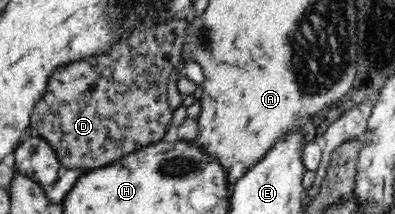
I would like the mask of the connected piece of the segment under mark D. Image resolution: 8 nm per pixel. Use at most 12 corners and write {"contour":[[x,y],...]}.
{"contour":[[187,22],[50,73],[31,126],[64,169],[166,133]]}

